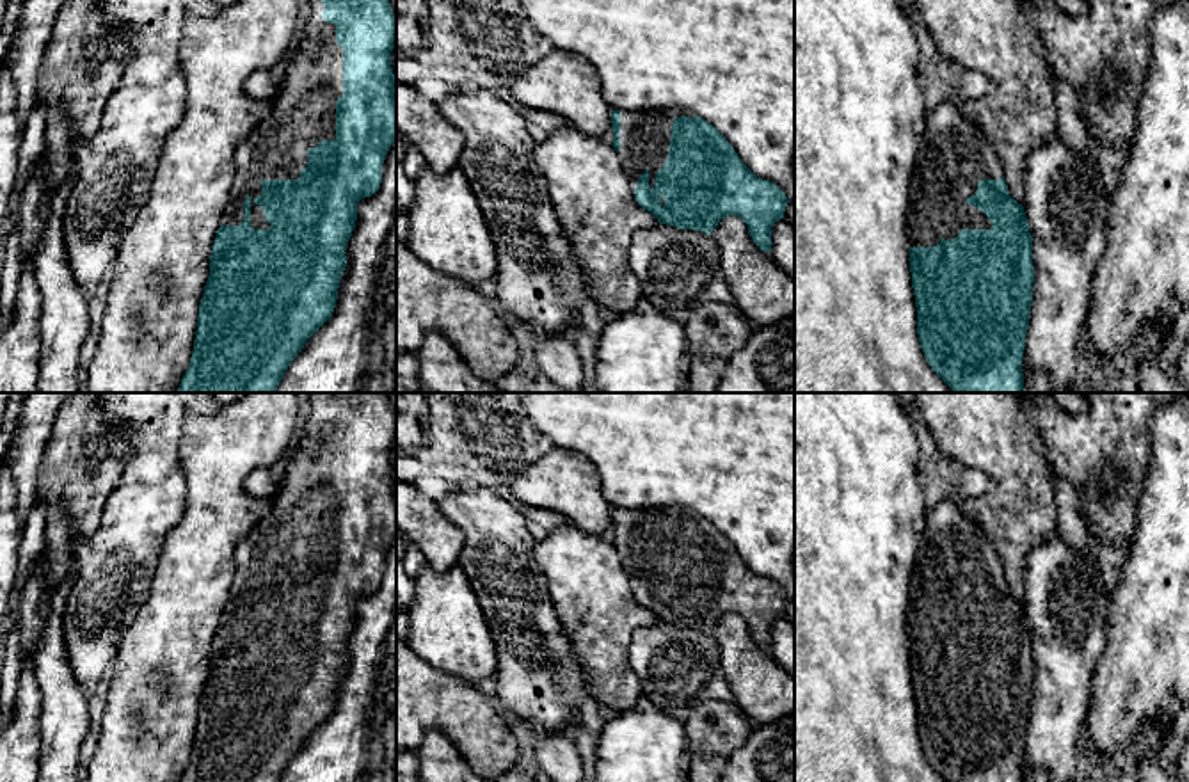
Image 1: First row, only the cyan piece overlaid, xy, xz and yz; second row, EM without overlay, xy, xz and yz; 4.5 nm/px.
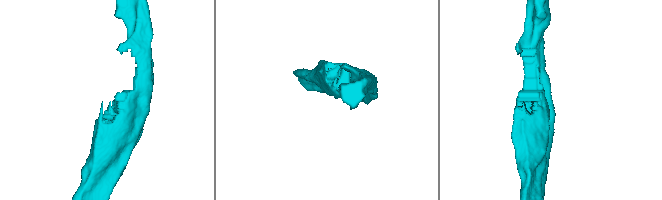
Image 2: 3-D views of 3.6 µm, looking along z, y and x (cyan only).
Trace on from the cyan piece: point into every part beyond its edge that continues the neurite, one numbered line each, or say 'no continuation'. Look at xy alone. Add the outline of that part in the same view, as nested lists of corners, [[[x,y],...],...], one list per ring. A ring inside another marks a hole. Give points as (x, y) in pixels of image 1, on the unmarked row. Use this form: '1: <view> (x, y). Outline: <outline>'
1: xy (303, 510). Outline: [[[309,393],[309,405],[304,414],[304,428],[281,487],[270,498],[270,510],[251,533],[238,540],[235,547],[236,574],[231,595],[222,613],[222,624],[240,624],[243,620],[243,599],[251,597],[251,626],[270,627],[261,604],[254,601],[261,594],[263,578],[299,578],[307,565],[307,547],[320,539],[336,537],[336,498],[343,494],[343,446],[336,441],[336,423],[327,421],[320,393]]]

